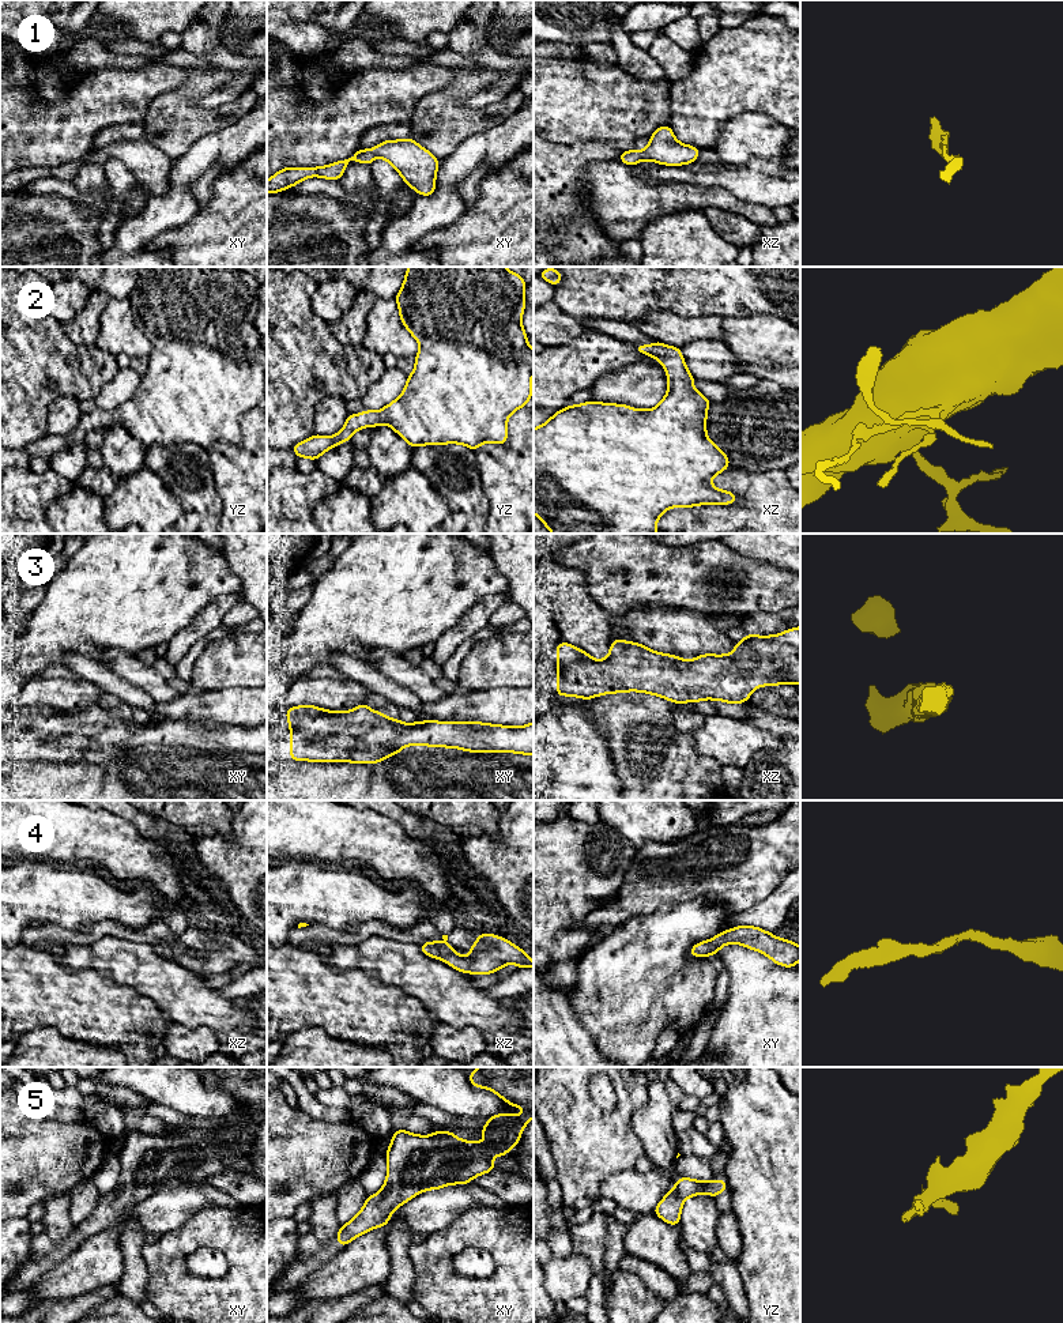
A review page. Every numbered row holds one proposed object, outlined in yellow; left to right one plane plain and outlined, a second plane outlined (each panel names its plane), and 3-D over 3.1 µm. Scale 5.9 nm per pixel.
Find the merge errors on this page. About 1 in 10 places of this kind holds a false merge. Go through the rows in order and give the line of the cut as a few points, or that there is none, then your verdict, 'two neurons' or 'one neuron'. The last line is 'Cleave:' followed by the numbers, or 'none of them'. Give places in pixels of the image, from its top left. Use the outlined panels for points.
1: cut none; one neuron
2: cut none; one neuron
3: cut none; one neuron
4: cut none; one neuron
5: cut none; one neuron
Cleave: none of them

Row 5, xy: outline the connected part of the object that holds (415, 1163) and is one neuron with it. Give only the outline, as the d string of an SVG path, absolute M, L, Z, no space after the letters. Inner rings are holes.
M479 1067L470 1073L470 1083L474 1088L490 1089L509 1105L525 1108L527 1115L498 1113L486 1119L487 1124L478 1130L487 1138L486 1142L463 1141L451 1131L434 1131L423 1137L403 1128L396 1130L385 1153L388 1161L385 1183L376 1195L366 1196L362 1210L348 1224L342 1225L336 1241L343 1248L374 1228L388 1226L391 1214L422 1191L449 1184L468 1184L474 1177L497 1169L491 1157L509 1156L509 1149L520 1142L521 1130L534 1117L534 1067Z

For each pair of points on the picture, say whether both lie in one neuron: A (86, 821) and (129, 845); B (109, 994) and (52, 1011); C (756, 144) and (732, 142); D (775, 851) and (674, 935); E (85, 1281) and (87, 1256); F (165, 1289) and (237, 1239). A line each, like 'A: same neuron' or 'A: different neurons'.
A: same neuron
B: same neuron
C: same neuron
D: different neurons
E: same neuron
F: same neuron

